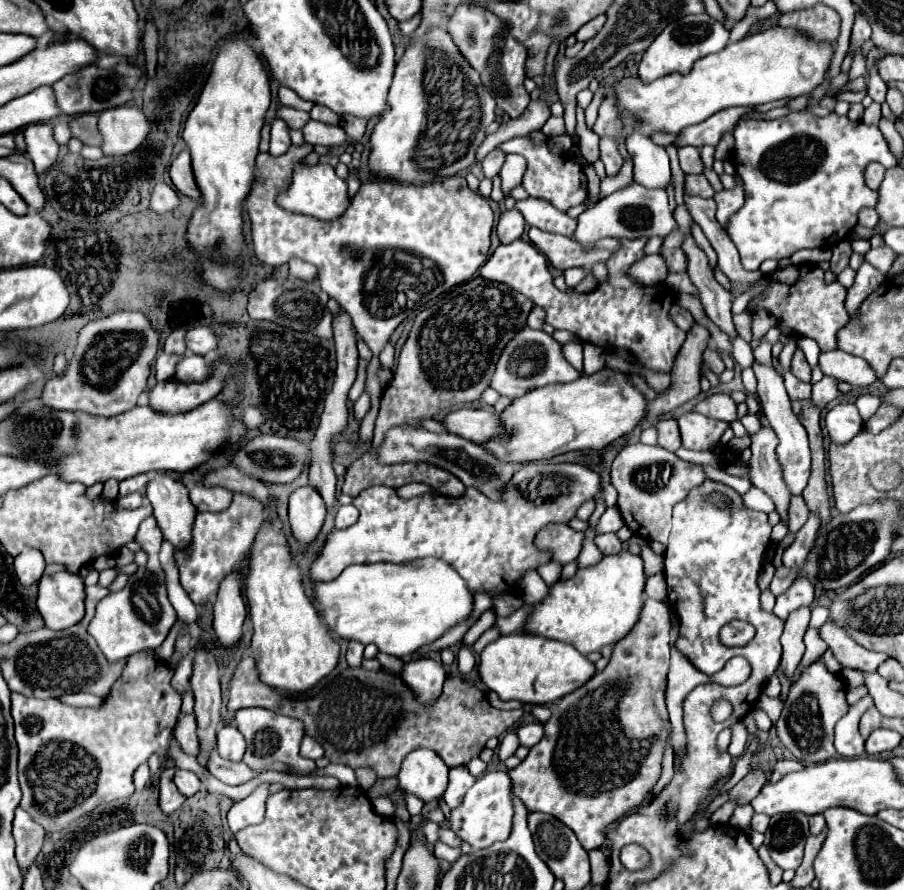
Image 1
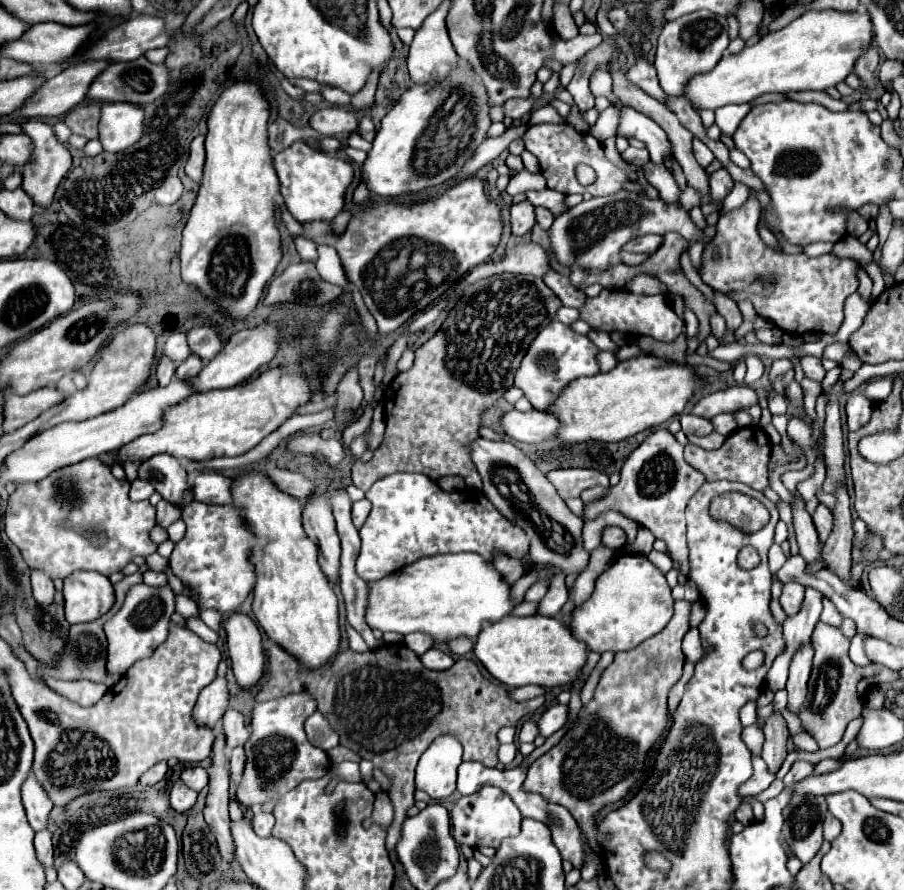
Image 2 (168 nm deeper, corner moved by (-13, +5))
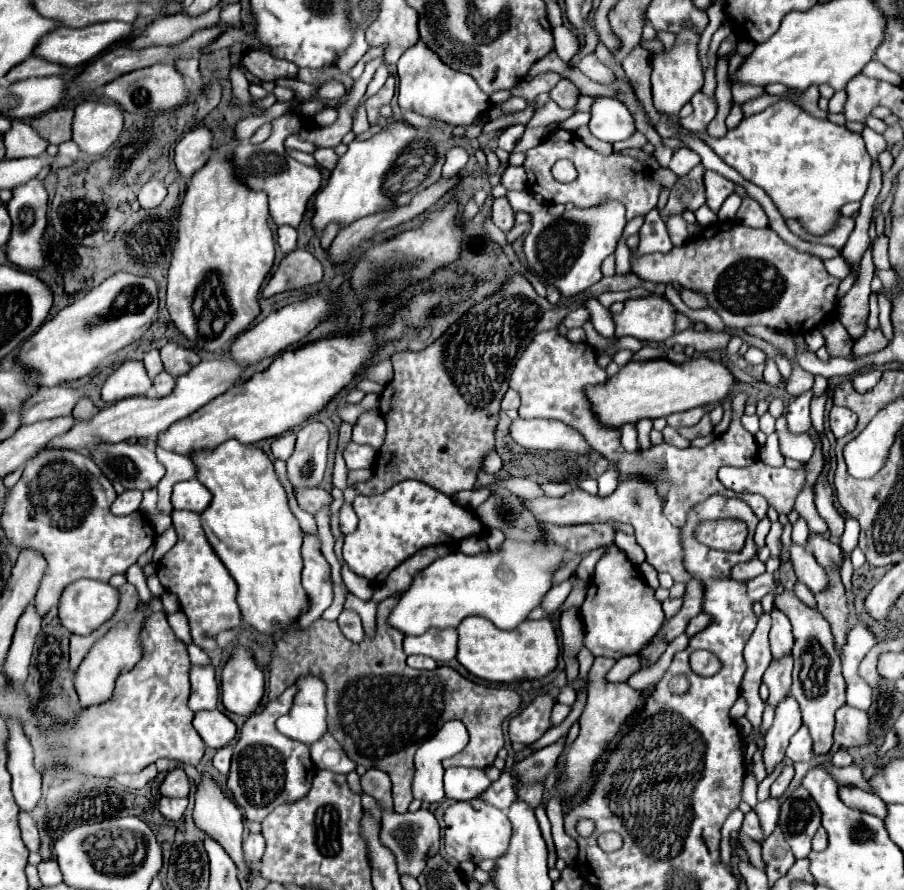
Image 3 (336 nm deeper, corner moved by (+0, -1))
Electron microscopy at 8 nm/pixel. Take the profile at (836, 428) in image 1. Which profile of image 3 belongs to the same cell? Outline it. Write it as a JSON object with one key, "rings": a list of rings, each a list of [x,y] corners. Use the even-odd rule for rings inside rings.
{"rings":[[[832,406],[832,410],[830,410],[830,428],[836,438],[842,438],[844,434],[852,432],[856,428],[856,420],[858,420],[856,414],[848,408]]]}

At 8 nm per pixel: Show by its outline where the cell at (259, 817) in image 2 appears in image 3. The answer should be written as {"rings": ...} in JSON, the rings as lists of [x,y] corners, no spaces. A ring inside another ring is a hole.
{"rings":[[[248,834],[248,838],[244,840],[244,856],[248,862],[258,864],[260,858],[264,854],[264,836],[262,834]]]}

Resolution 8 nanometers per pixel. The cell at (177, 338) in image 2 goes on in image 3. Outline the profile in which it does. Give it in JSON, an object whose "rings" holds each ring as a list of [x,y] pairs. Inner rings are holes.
{"rings":[[[150,350],[144,356],[144,364],[146,364],[146,370],[148,370],[148,376],[150,378],[158,376],[164,370],[164,364],[162,364],[162,358],[160,358],[160,352],[158,350]]]}

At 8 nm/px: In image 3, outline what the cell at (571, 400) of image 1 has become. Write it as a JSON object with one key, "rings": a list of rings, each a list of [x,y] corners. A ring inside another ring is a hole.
{"rings":[[[692,358],[684,364],[674,364],[670,360],[644,360],[628,362],[616,376],[608,378],[604,384],[586,386],[584,392],[596,420],[606,428],[620,430],[624,424],[638,424],[642,418],[666,418],[674,412],[720,402],[730,392],[732,384],[732,372],[710,358]]]}

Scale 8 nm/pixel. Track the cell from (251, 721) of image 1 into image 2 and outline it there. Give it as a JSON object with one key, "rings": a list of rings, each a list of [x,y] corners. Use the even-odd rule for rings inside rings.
{"rings":[[[287,694],[277,700],[259,702],[253,708],[251,738],[245,742],[245,770],[237,786],[237,800],[245,806],[261,806],[267,800],[279,800],[303,780],[317,780],[327,774],[331,762],[327,752],[315,748],[303,730],[303,722],[317,710],[311,694]]]}

